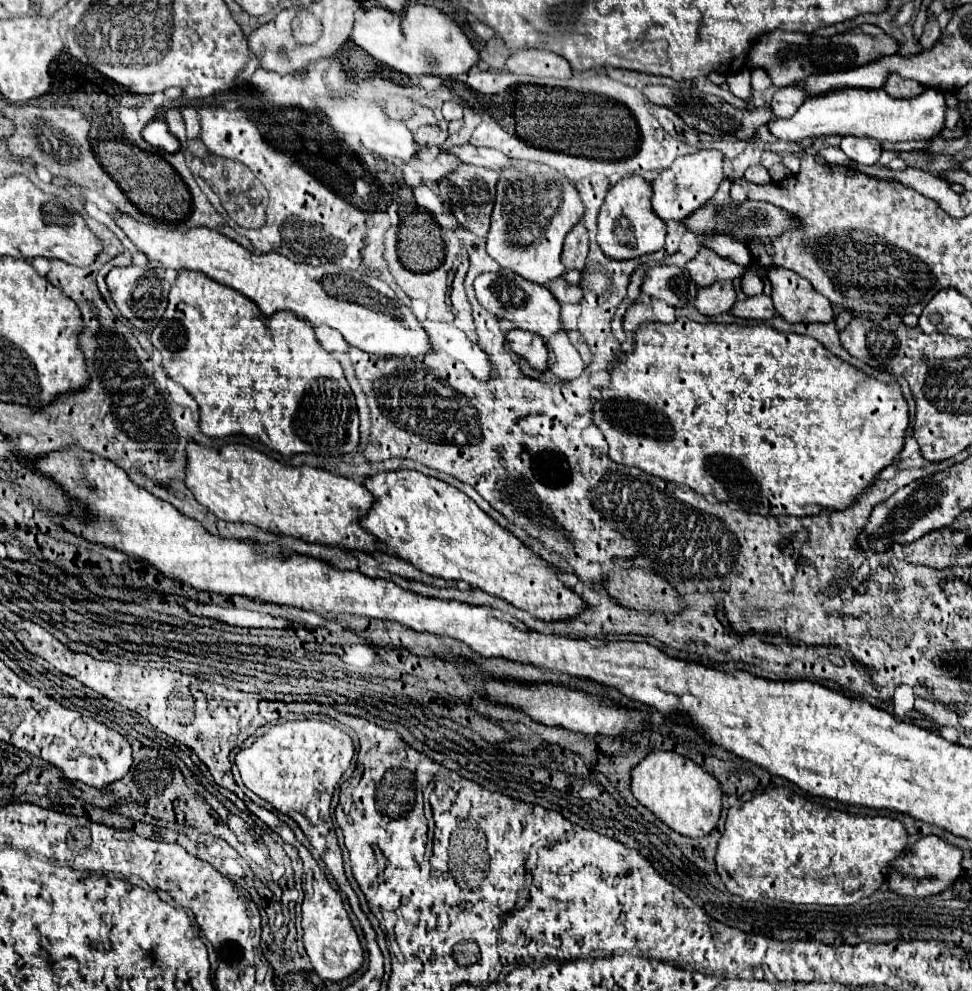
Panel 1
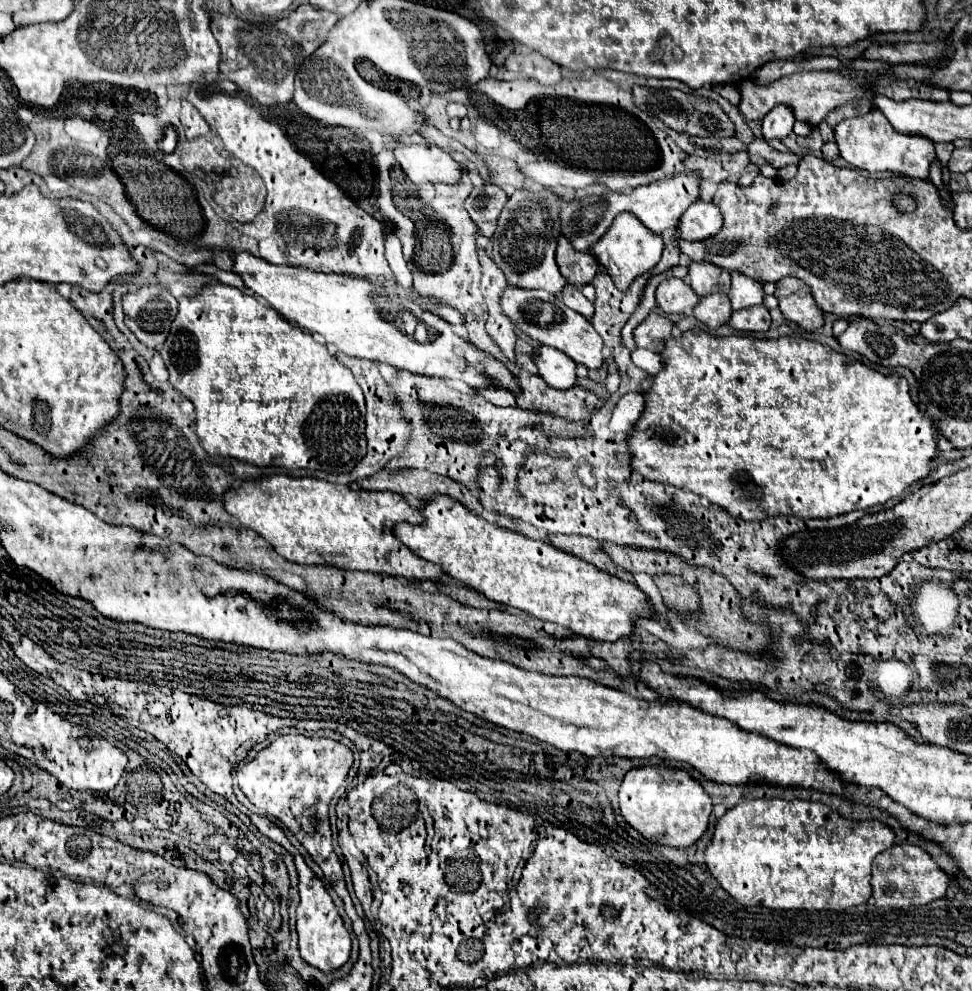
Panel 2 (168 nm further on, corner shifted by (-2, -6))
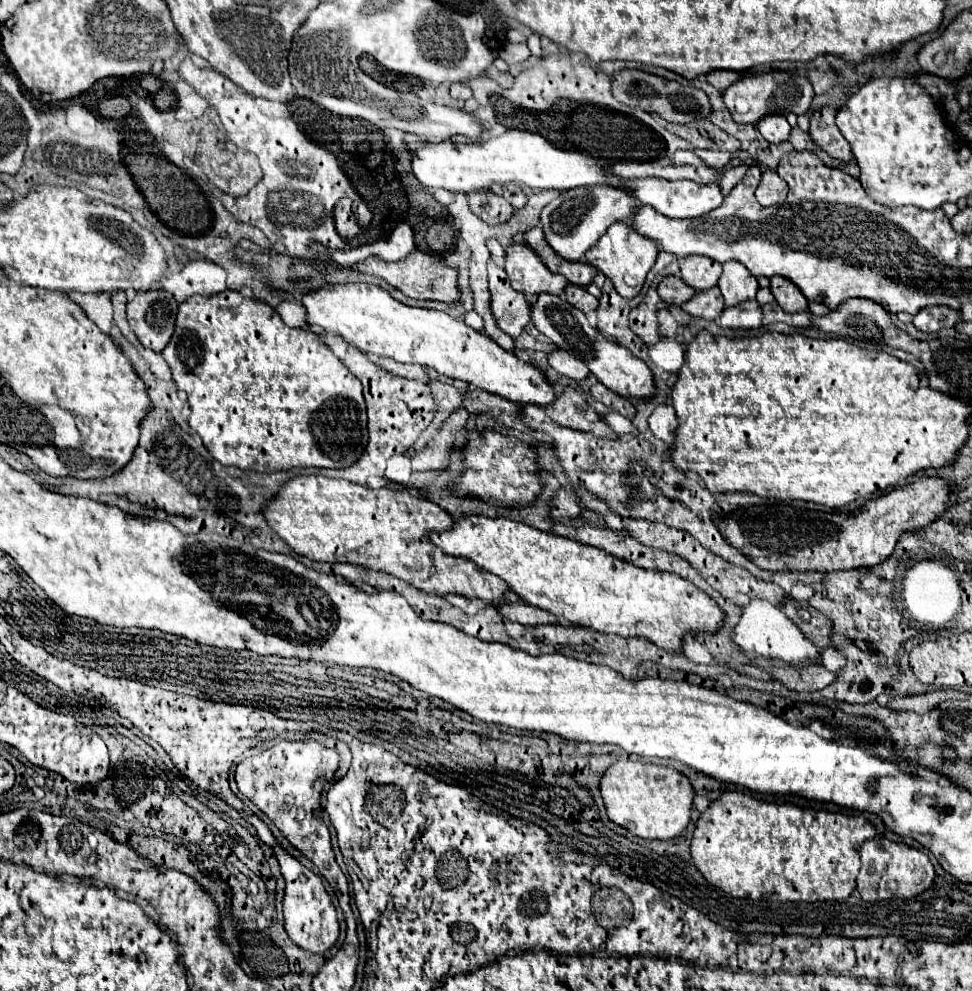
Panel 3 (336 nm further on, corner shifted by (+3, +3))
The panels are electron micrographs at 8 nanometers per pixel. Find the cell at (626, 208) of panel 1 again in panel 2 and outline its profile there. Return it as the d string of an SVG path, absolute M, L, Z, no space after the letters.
M623 212L619 214L611 228L601 236L601 240L593 246L593 256L599 264L603 264L605 272L613 278L615 286L621 290L621 292L627 292L631 282L649 272L651 268L657 266L657 262L661 260L661 252L663 252L663 238L653 234L651 230L643 228L643 224L639 224L639 220L635 220L635 216Z

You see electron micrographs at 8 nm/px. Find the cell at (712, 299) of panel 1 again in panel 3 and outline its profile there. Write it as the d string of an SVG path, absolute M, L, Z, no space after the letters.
M710 287L706 291L698 291L690 301L682 305L682 309L694 317L718 319L718 315L724 311L724 299L718 287Z

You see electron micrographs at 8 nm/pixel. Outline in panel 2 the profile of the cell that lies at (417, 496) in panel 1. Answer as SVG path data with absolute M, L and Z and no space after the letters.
M435 496L421 512L427 518L425 524L399 524L395 536L417 556L443 564L447 576L485 594L489 600L601 642L615 642L633 634L641 618L653 618L655 614L651 600L637 584L623 582L549 542L531 540L525 534L491 524L449 496Z

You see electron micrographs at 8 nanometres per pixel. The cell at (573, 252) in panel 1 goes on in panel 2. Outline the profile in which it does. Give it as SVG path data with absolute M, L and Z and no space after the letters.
M563 236L557 240L555 260L563 278L577 288L591 284L595 274L601 270L597 260L589 252L571 252L571 244L567 244Z

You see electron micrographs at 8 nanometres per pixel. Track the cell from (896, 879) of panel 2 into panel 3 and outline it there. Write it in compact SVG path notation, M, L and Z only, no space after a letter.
M874 837L866 841L860 849L862 869L856 879L858 893L864 901L886 901L886 899L912 899L934 883L934 865L930 863L928 855L908 847L906 843L896 843L886 837Z

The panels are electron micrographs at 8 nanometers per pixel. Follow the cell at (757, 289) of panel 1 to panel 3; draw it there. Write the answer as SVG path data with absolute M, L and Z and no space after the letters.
M726 261L718 287L724 295L726 307L732 307L736 303L754 299L754 295L758 291L758 281L754 275L750 275L750 271L742 263Z

